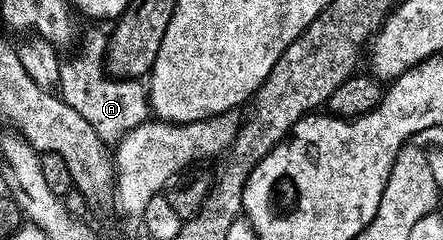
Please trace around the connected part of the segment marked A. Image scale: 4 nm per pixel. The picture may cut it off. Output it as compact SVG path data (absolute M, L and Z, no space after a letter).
M91 28L86 32L83 44L77 54L78 58L71 64L68 64L68 62L62 63L59 94L62 101L79 112L101 138L104 138L107 142L113 142L125 137L150 119L151 103L148 89L142 81L109 77L108 71L105 69L106 53L109 51L109 35L110 33L107 30L103 31L99 28Z

